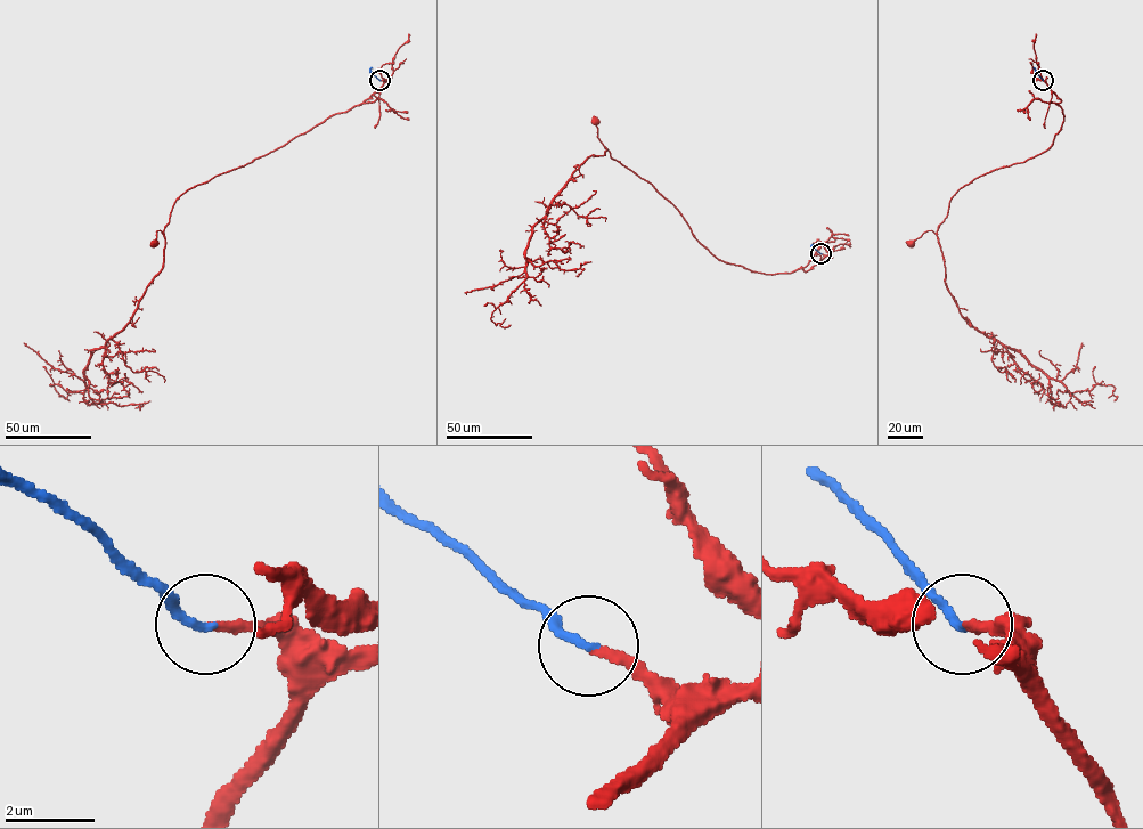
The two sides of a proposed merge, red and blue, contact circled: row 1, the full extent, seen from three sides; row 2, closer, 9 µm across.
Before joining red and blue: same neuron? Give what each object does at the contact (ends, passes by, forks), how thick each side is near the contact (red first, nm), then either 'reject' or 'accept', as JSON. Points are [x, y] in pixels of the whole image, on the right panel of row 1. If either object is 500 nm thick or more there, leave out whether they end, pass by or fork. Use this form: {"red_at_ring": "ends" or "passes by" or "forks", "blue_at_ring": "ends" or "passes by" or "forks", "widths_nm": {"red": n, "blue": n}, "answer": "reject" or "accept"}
{"red_at_ring": "ends", "blue_at_ring": "ends", "widths_nm": {"red": 190, "blue": 180}, "answer": "accept"}

